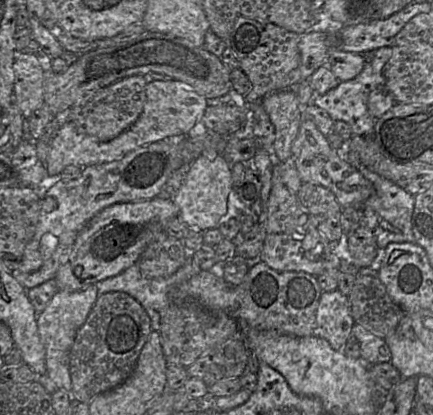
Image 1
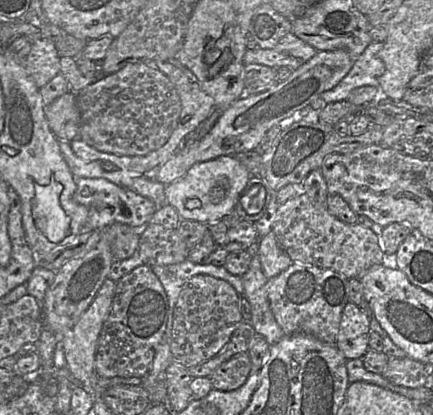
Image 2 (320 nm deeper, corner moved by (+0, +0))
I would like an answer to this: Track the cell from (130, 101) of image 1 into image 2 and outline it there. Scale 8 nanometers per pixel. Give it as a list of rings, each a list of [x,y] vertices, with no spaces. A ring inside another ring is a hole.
[[[145,63],[127,64],[76,93],[81,124],[78,138],[90,147],[117,156],[142,156],[169,139],[181,113],[181,100],[169,78]]]

